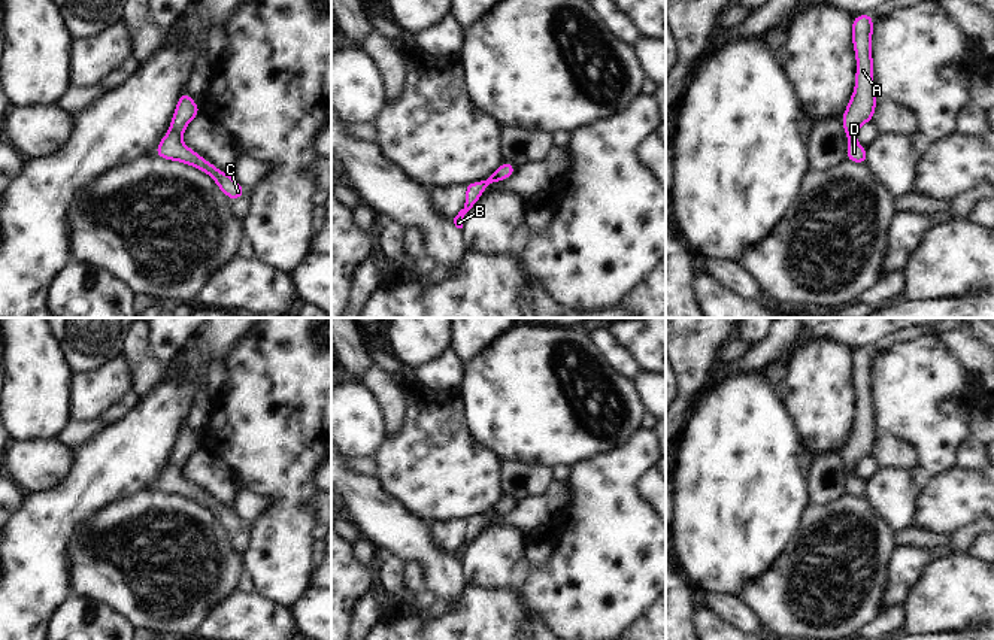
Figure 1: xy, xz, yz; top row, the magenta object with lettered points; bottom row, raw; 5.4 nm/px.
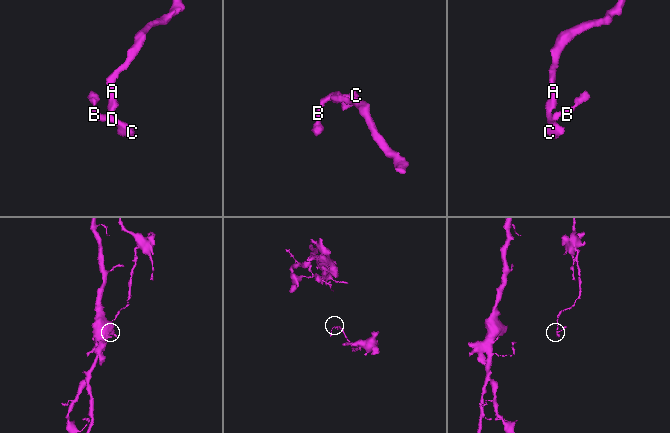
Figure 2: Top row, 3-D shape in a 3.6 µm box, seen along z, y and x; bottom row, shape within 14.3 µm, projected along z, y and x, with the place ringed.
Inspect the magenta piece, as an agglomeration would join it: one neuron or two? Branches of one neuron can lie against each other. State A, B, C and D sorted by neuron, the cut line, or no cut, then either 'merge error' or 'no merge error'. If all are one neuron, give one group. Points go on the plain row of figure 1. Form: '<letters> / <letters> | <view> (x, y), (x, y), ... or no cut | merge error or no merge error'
A B C D | no cut | no merge error

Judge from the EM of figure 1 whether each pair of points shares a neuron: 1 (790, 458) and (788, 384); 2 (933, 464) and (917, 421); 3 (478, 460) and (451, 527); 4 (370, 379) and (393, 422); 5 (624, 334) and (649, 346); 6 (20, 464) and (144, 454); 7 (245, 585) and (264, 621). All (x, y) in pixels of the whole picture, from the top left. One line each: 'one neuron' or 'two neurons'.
1: two neurons
2: one neuron
3: two neurons
4: one neuron
5: one neuron
6: two neurons
7: two neurons

